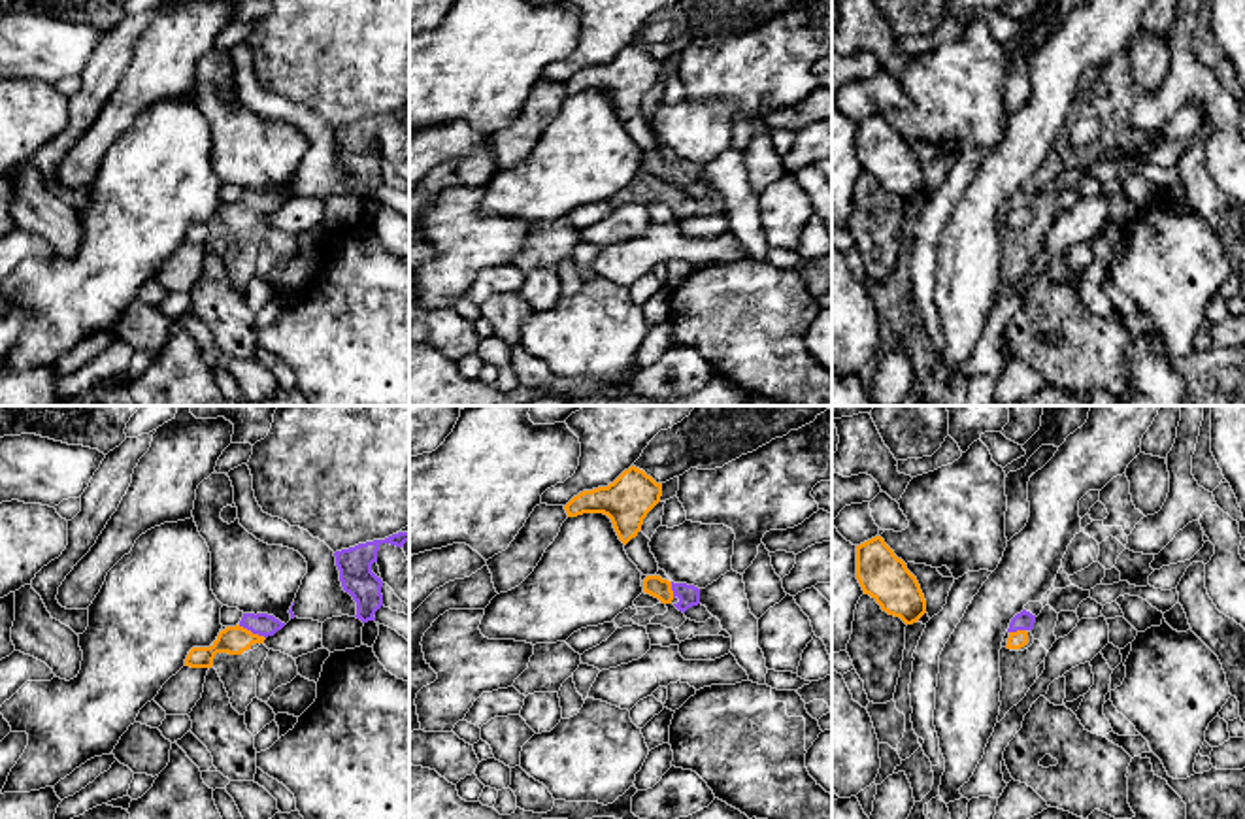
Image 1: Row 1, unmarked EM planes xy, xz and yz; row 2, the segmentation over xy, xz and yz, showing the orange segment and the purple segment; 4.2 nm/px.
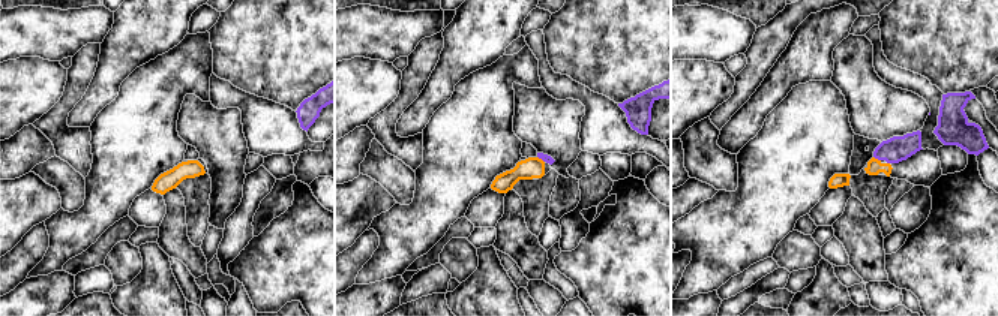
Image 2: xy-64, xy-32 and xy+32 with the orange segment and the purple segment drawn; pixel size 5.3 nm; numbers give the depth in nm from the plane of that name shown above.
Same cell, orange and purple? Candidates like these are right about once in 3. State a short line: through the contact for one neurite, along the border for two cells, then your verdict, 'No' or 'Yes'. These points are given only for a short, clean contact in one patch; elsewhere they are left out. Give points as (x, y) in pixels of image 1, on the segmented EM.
Line: xy (234, 640), (249, 631), (265, 625). Yes

